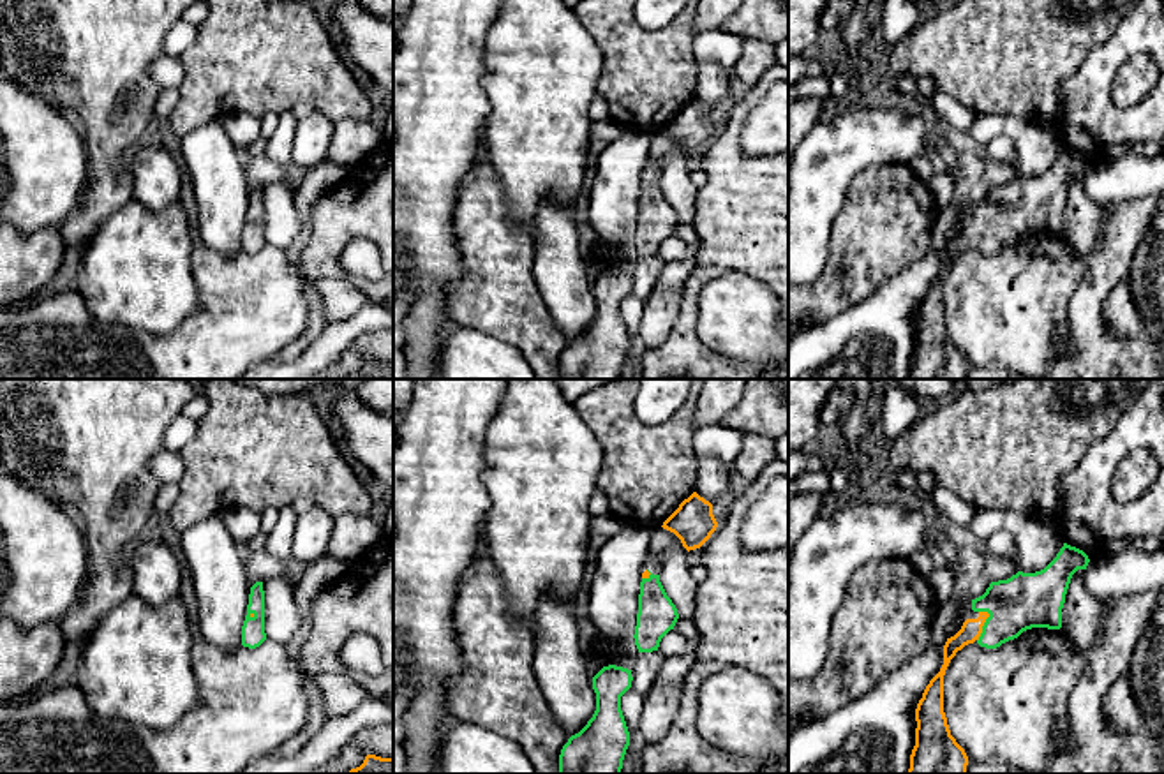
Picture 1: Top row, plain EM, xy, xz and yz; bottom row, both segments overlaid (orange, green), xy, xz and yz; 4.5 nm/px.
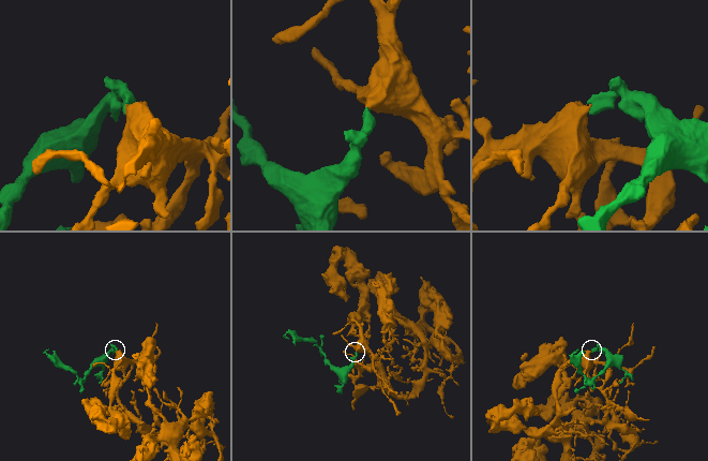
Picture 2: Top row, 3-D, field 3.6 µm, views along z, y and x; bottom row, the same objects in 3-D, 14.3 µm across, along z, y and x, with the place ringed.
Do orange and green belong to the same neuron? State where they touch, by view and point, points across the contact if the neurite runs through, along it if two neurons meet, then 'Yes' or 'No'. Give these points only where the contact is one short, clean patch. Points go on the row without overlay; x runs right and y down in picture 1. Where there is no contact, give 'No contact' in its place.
Touches orange at yz (983, 230). Path across: yz (972, 233), (983, 230), (1027, 205). Yes

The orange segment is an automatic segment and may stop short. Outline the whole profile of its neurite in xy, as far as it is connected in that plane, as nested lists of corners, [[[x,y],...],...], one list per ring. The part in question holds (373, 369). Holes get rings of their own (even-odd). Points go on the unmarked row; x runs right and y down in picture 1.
[[[367,360],[360,372],[346,379],[393,379],[393,363]]]

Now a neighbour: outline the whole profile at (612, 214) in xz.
[[[628,129],[607,143],[596,160],[589,210],[582,219],[612,250],[610,268],[631,275],[638,263],[635,231],[642,171],[649,160],[653,132]]]

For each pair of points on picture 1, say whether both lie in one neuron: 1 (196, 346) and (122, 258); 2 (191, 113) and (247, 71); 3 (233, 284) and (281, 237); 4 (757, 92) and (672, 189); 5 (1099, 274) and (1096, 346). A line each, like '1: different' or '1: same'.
1: different
2: same
3: different
4: different
5: same

